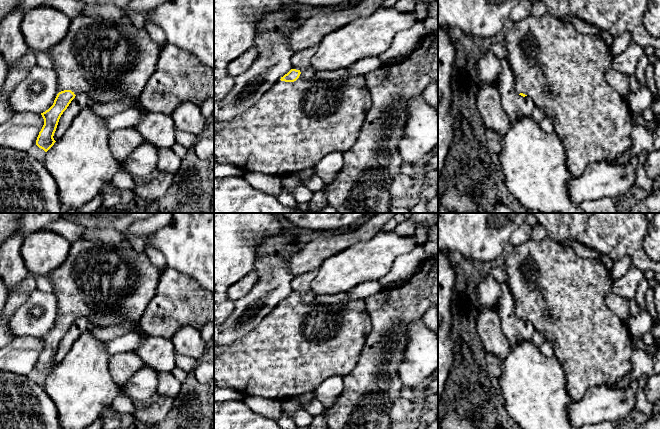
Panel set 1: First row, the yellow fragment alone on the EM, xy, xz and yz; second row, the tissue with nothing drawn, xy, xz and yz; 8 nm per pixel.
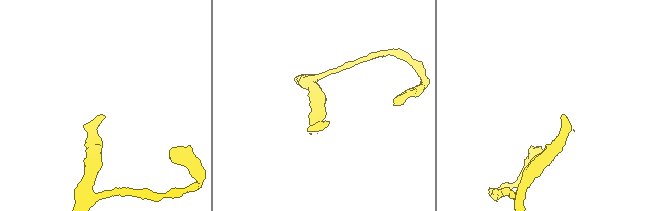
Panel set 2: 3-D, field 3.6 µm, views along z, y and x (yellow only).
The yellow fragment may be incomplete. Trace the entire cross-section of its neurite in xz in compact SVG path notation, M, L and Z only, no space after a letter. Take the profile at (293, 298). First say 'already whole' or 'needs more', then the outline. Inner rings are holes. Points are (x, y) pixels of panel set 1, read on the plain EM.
needs more; M293 292L240 340L225 346L214 341L214 387L231 388L245 396L288 401L296 395L314 391L332 376L348 375L355 368L371 330L372 322L364 299L351 299L347 292L340 292L314 295L310 303L304 303L300 294Z

